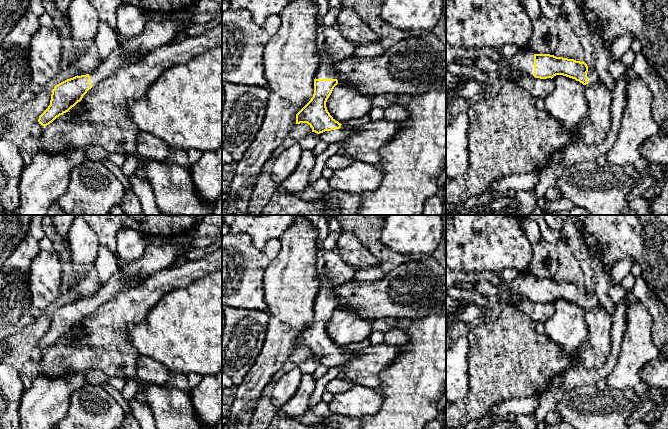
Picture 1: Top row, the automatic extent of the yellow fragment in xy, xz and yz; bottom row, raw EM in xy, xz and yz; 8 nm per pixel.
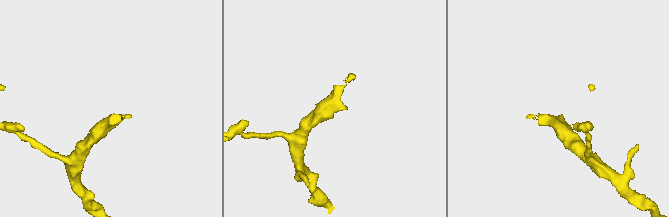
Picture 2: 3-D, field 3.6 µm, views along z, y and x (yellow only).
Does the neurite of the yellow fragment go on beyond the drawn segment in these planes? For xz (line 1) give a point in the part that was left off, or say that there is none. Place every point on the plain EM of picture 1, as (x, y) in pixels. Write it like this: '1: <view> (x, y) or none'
1: xz (325, 294)

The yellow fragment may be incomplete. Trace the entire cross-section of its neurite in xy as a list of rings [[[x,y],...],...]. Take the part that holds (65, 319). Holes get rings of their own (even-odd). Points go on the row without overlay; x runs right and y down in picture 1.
[[[119,270],[106,282],[105,285],[90,298],[75,300],[57,308],[52,314],[50,329],[39,340],[38,346],[42,350],[52,347],[57,341],[68,336],[78,326],[89,313],[94,311],[99,305],[110,300],[114,295],[144,282],[138,280],[135,283],[125,283],[124,274]]]

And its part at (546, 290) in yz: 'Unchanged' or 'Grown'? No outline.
Grown

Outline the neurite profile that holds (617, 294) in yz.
[[[621,286],[609,287],[608,297],[616,304],[621,301],[625,301],[628,308],[633,303],[639,301],[634,296],[632,291],[627,291],[627,290],[623,289]]]

